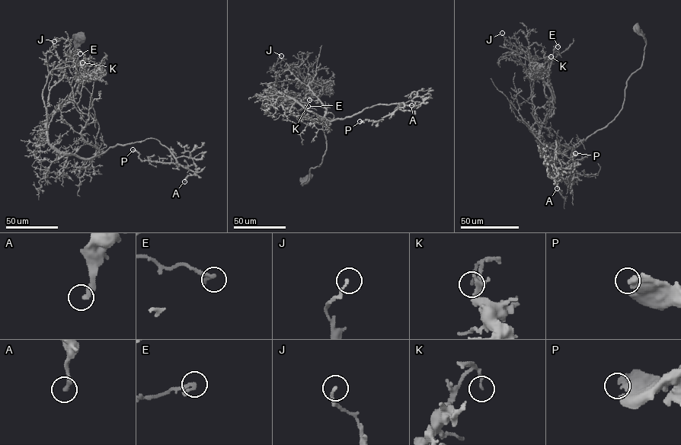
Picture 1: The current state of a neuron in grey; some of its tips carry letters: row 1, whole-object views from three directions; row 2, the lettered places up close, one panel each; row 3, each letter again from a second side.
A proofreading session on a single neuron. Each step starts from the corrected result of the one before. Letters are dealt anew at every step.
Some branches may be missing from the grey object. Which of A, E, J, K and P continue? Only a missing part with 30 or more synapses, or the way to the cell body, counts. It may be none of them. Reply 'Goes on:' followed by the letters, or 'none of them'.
Goes on: none of them

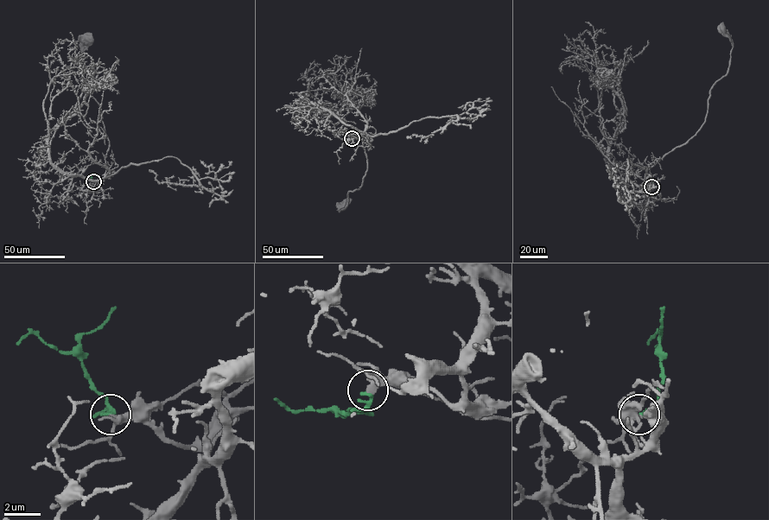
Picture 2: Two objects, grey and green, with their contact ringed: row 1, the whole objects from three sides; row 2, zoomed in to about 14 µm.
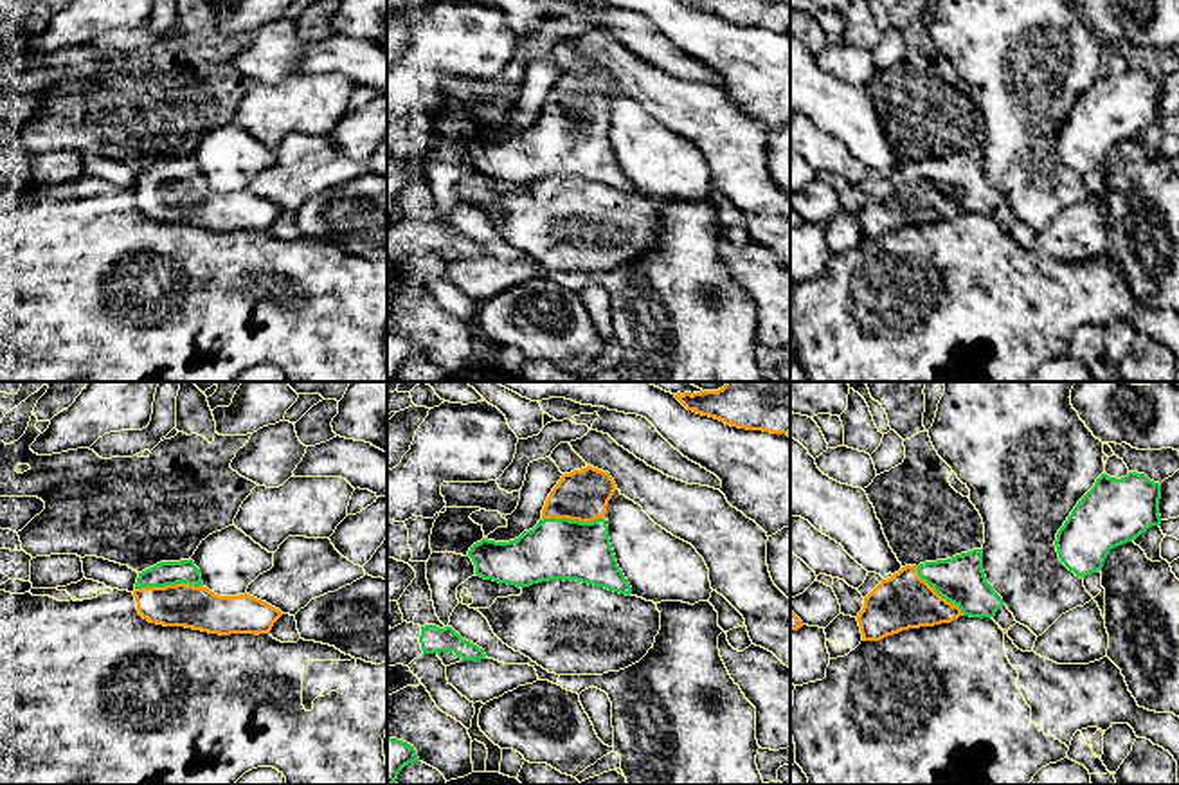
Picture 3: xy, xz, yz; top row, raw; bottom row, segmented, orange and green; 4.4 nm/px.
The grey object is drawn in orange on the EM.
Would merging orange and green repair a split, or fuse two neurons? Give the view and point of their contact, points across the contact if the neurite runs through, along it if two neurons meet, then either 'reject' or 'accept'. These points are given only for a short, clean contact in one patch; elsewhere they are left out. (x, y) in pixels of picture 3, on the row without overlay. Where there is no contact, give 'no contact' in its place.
meets orange in xy at (168, 182); runs through xy (186, 202), (168, 182), (166, 170); accept

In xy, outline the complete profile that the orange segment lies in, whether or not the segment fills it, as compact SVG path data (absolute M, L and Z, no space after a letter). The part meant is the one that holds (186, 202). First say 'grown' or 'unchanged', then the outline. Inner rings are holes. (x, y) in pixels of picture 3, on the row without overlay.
grown | M193 157L160 158L139 169L133 193L139 211L149 220L185 223L220 232L270 230L274 220L283 212L279 205L247 189L239 193L214 191L203 182L200 166Z

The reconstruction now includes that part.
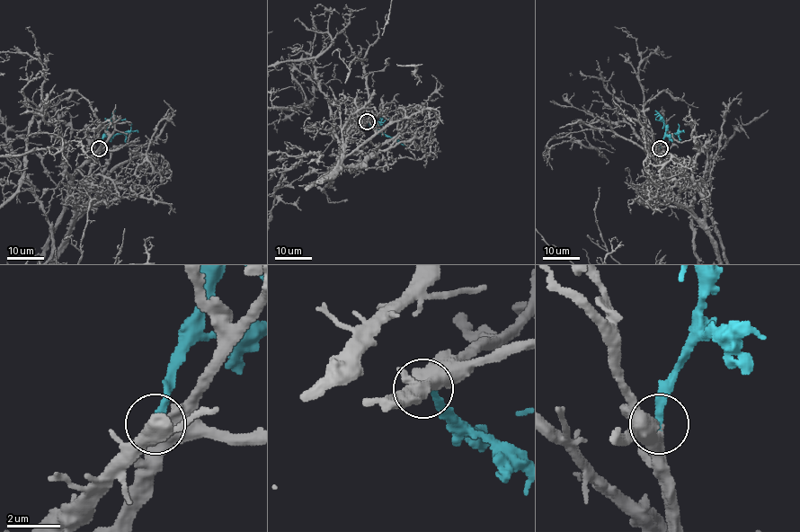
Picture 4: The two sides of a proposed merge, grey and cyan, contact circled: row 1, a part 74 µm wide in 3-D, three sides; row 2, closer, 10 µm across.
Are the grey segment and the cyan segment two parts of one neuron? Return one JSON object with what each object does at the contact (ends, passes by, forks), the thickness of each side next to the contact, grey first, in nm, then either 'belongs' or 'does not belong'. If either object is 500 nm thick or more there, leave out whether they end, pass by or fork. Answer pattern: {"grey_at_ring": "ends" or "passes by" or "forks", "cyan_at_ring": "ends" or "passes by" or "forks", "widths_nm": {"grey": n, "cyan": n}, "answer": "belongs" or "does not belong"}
{"widths_nm": {"grey": 550, "cyan": 320}, "answer": "belongs"}

